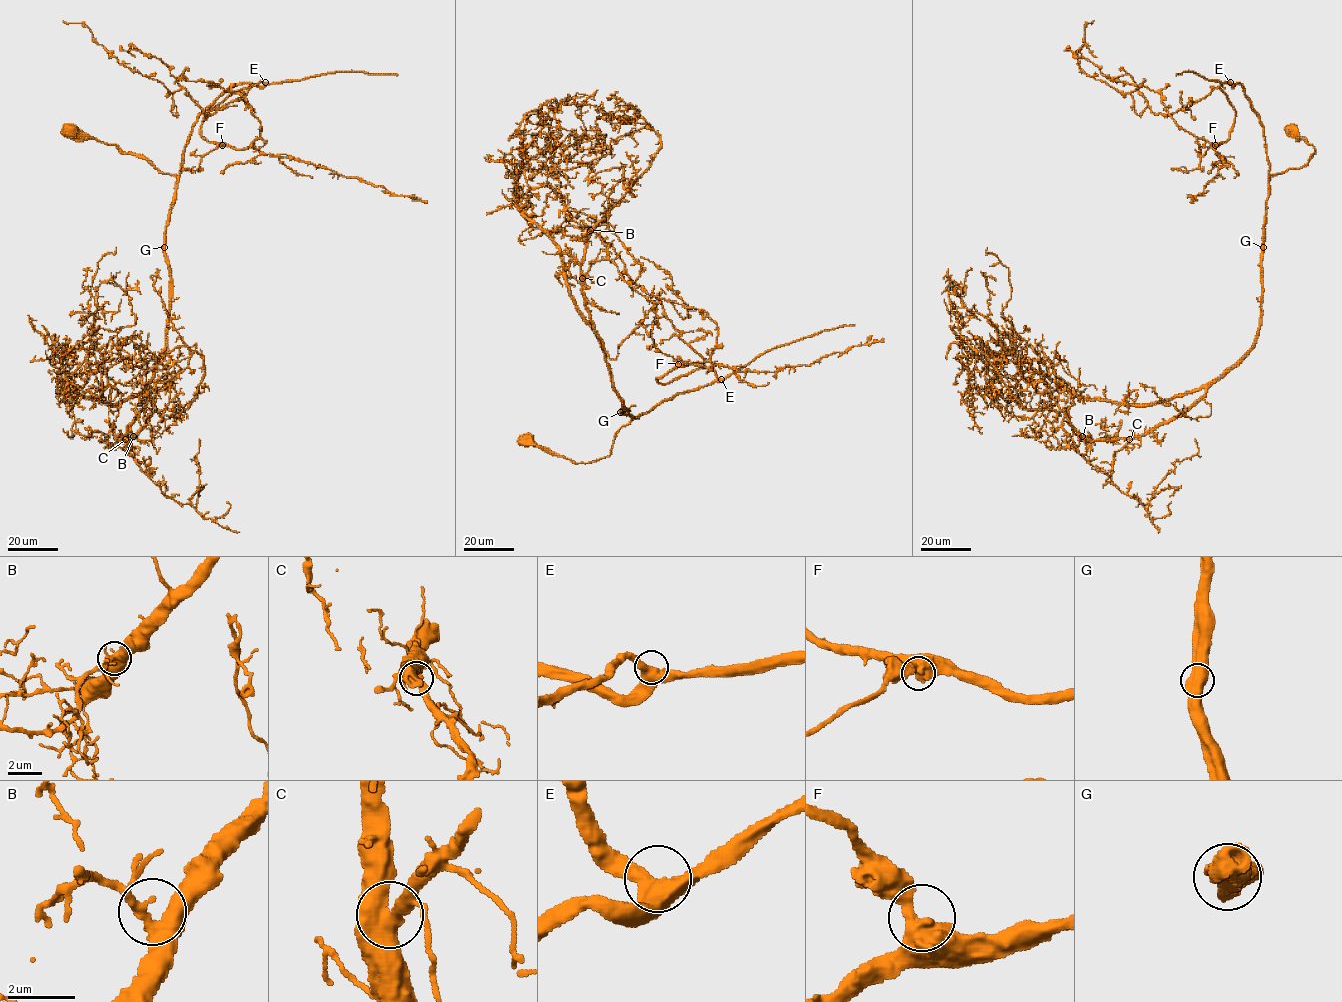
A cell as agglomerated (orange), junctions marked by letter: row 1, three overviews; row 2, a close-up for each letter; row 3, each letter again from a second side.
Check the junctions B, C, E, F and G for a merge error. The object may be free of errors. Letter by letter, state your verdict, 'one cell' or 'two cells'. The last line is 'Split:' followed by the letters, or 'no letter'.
B: one cell
C: one cell
E: one cell
F: one cell
G: one cell
Split: no letter

